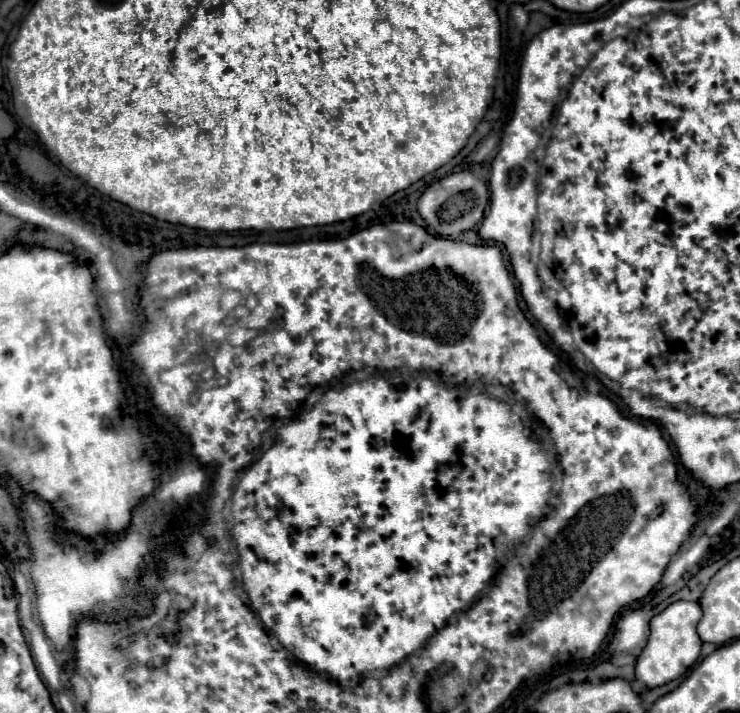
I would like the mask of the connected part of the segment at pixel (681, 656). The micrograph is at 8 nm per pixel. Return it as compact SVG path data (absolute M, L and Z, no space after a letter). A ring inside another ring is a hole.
M676 601L668 605L660 615L650 621L650 637L636 663L636 679L654 689L682 677L700 657L702 641L696 633L696 625L702 617L702 609L692 601Z

